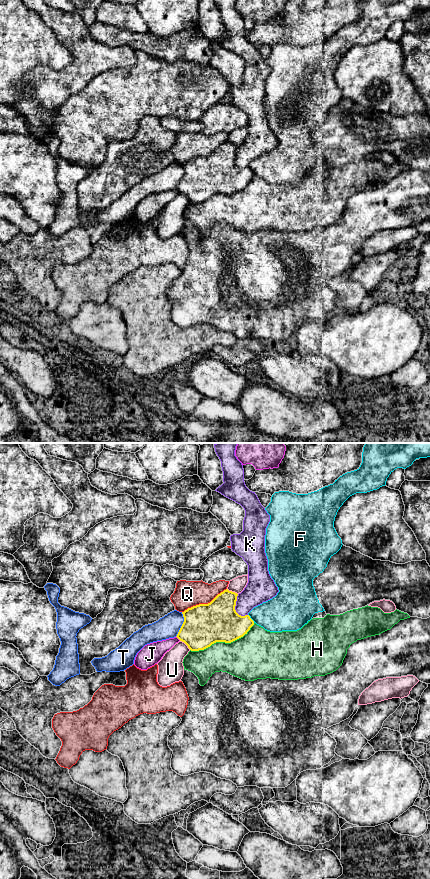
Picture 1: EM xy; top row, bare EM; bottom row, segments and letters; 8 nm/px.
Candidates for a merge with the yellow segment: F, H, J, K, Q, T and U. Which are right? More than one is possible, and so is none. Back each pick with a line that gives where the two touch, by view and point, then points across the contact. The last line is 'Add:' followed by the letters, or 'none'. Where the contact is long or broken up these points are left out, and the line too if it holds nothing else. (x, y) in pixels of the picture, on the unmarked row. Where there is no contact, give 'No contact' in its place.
Add: none

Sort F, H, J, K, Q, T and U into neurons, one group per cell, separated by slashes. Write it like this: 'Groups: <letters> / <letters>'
Groups: F / H / J / K / Q / T U

